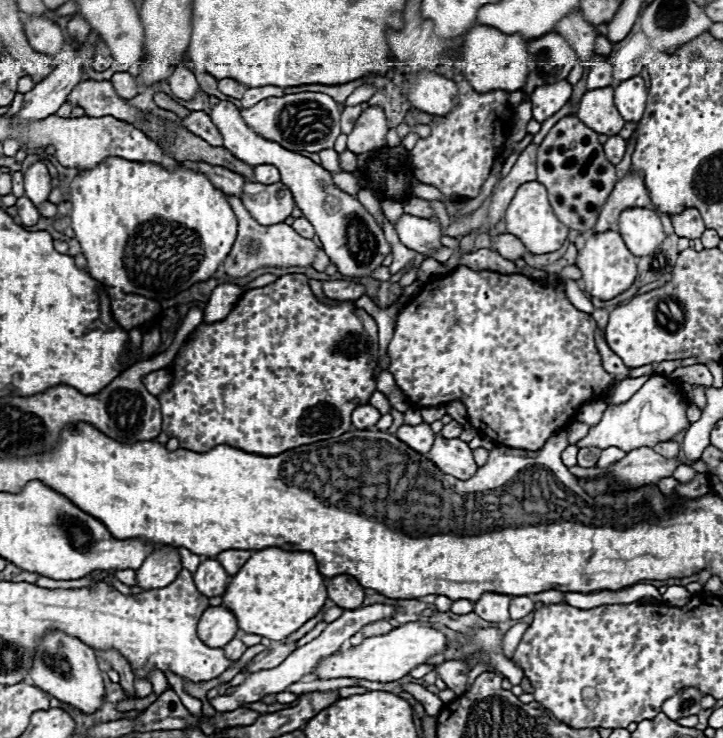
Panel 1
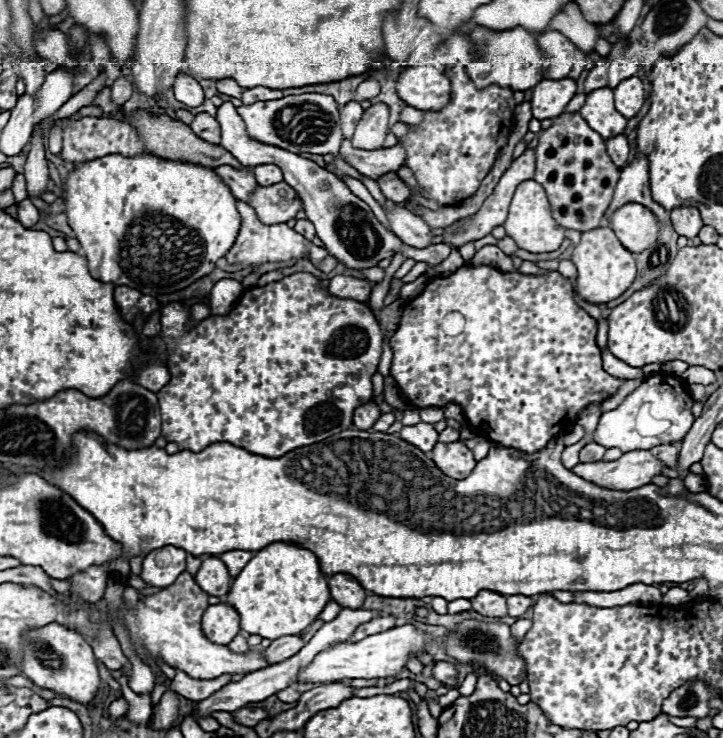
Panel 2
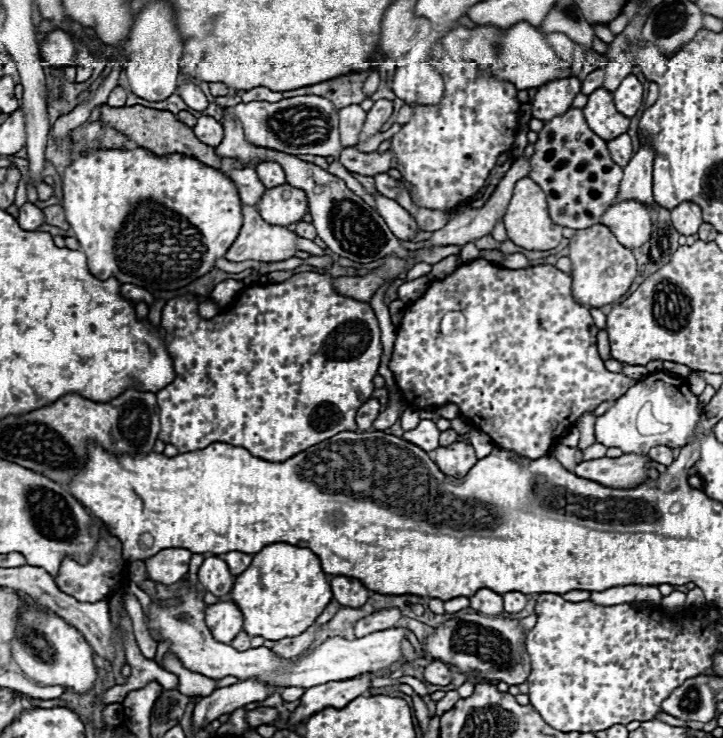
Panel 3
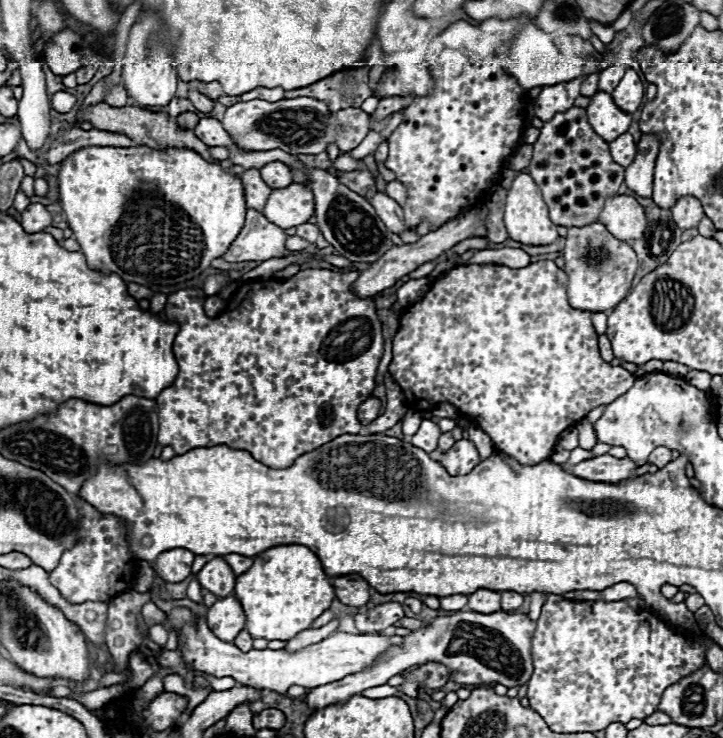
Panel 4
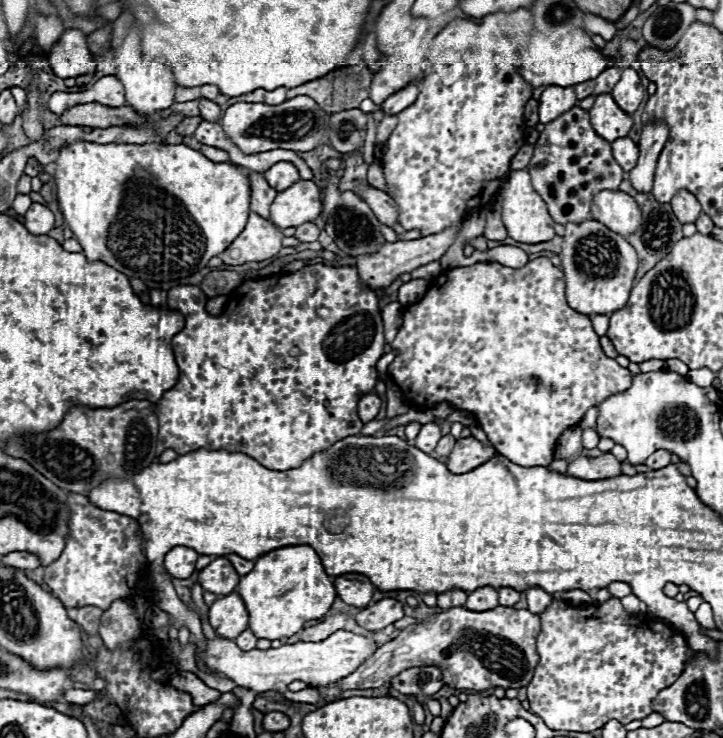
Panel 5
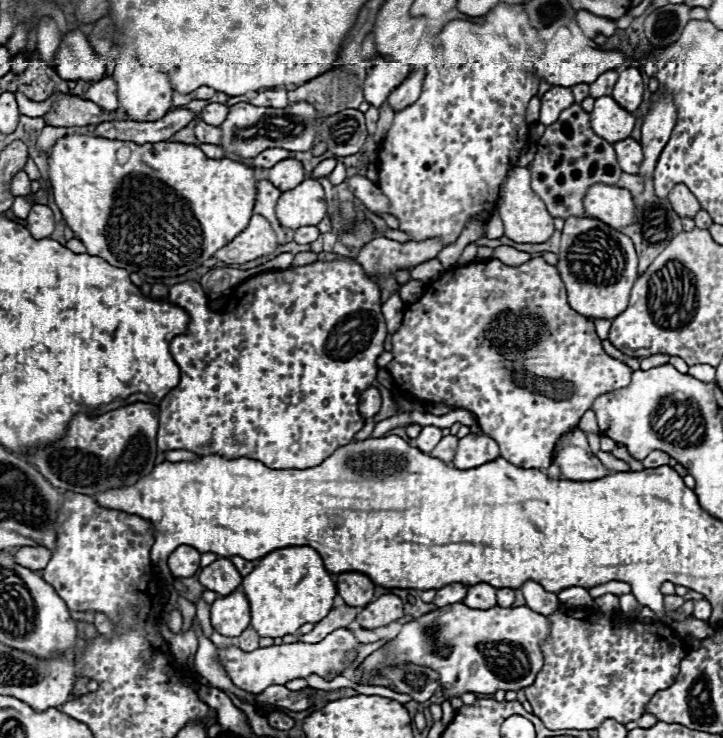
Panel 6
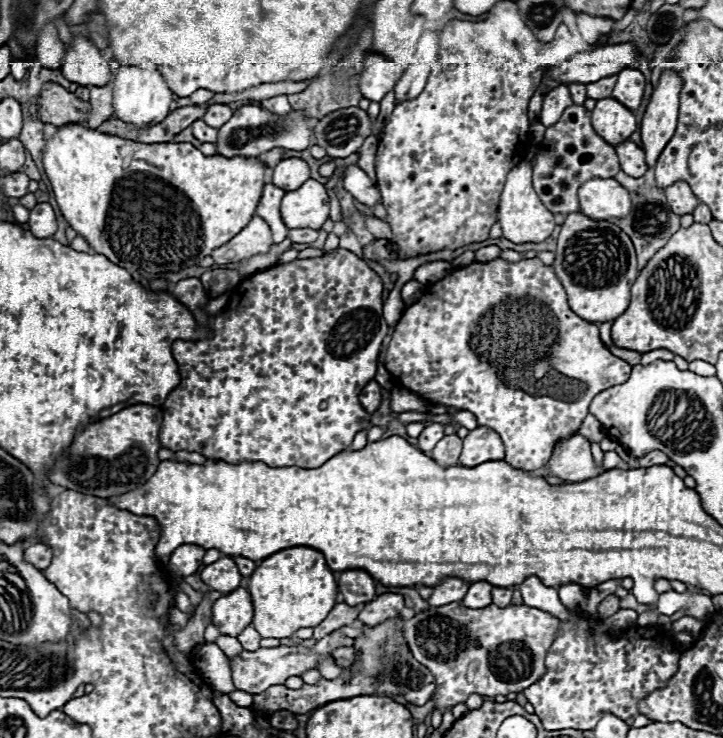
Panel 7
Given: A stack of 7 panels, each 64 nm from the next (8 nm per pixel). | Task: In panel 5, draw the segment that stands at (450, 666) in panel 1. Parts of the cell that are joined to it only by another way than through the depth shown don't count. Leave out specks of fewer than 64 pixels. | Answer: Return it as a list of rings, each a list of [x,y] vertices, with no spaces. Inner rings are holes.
[[[418,666],[418,668],[408,668],[390,678],[388,682],[390,688],[410,694],[416,698],[428,698],[434,692],[438,692],[442,684],[442,672],[434,666]]]

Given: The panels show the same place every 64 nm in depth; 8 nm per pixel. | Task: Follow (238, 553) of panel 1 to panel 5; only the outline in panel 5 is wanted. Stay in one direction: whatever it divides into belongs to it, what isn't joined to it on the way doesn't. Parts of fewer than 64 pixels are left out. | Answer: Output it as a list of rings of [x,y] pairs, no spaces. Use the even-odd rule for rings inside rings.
[[[228,556],[228,560],[234,564],[234,568],[236,568],[236,572],[238,572],[240,576],[248,574],[248,572],[254,568],[254,560],[242,560],[240,556]]]

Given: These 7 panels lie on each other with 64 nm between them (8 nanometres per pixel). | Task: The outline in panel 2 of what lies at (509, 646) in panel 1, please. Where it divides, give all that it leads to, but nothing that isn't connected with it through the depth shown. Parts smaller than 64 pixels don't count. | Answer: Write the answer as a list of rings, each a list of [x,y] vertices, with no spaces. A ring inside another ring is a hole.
[[[520,618],[516,624],[512,624],[512,636],[516,640],[522,640],[522,636],[532,628],[532,620],[526,620],[526,618]]]

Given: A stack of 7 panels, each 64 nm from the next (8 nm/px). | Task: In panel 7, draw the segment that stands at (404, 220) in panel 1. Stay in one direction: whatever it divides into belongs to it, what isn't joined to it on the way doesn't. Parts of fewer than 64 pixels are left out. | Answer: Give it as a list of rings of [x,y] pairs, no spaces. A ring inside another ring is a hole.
[[[350,164],[344,168],[342,184],[358,202],[362,202],[366,206],[380,202],[378,188],[372,184],[372,180],[366,176],[366,172],[358,164]]]

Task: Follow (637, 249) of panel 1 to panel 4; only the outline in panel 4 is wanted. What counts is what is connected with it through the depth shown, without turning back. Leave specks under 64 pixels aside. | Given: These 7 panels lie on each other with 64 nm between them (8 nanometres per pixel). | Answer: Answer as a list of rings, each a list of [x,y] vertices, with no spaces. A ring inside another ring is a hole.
[[[616,194],[604,200],[598,222],[602,222],[620,240],[638,240],[646,232],[644,208],[628,194]]]

